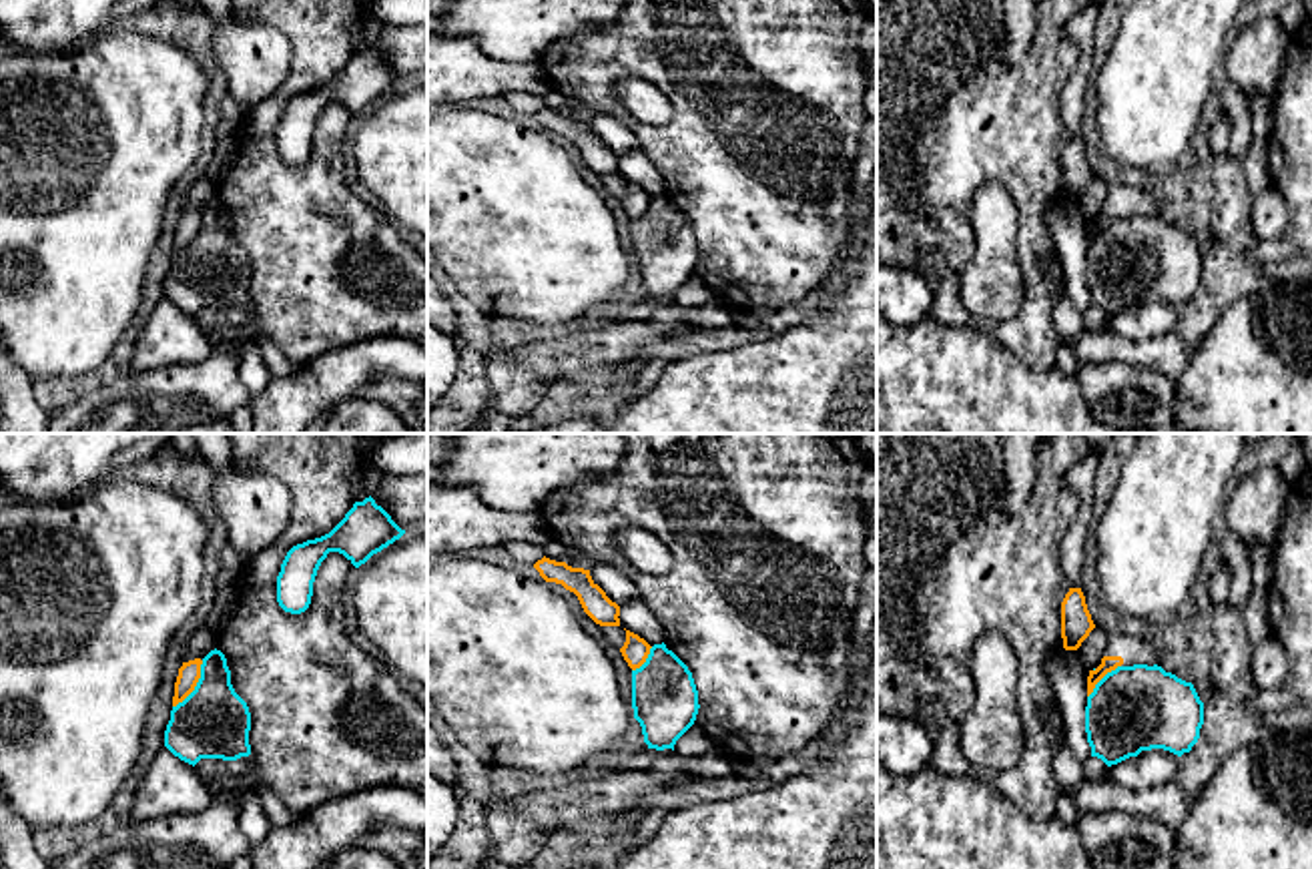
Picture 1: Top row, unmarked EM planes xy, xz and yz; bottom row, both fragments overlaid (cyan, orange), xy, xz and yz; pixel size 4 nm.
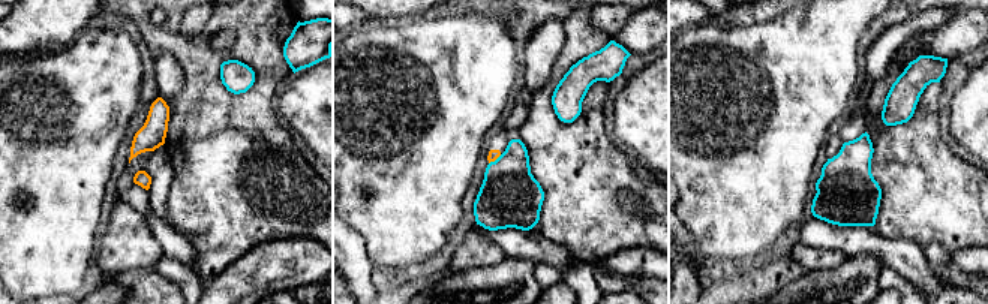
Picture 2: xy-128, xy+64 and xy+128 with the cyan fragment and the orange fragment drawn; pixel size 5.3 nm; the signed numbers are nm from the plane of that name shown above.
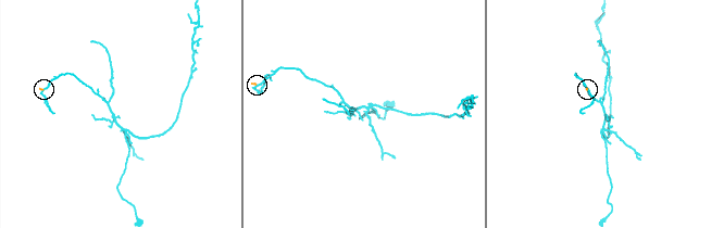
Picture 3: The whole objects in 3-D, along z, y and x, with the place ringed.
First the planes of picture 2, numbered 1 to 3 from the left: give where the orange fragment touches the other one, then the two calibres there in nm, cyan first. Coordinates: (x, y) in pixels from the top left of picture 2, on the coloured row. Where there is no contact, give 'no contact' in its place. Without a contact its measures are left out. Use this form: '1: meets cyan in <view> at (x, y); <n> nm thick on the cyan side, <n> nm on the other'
1: no contact
2: meets cyan in xy+64 at (496, 159); 320 nm thick on the cyan side, 60 nm on the other
3: no contact

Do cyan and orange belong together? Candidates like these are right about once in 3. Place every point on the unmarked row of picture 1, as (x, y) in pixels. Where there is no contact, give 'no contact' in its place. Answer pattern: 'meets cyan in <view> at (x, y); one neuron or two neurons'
meets cyan in xy at (197, 235); two neurons

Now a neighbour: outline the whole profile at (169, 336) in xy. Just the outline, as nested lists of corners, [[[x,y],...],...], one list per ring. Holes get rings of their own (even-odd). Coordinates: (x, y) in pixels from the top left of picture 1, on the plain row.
[[[165,297],[142,323],[130,371],[144,373],[158,367],[201,363],[211,353],[213,345],[195,317]]]

